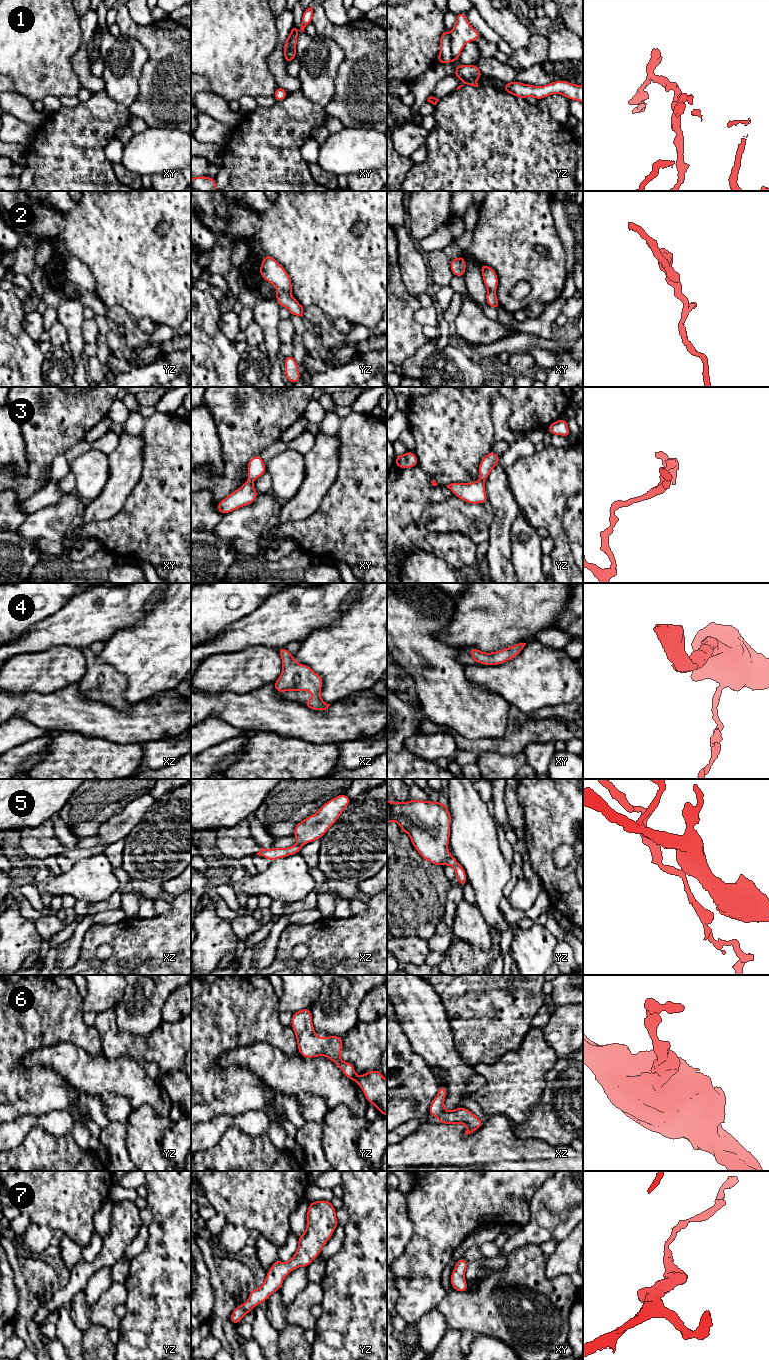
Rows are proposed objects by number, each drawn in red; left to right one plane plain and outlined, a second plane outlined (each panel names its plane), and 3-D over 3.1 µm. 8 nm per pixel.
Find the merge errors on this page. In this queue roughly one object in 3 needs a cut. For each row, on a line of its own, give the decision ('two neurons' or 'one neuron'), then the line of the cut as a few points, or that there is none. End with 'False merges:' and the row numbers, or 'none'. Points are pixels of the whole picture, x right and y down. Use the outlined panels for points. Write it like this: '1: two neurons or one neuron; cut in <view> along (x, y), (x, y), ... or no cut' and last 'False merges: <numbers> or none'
1: two neurons; cut in yz along (449, 34), (452, 60)
2: one neuron; no cut
3: one neuron; no cut
4: one neuron; no cut
5: two neurons; cut in xz along (291, 846), (295, 851), (300, 847)
6: one neuron; no cut
7: one neuron; no cut
False merges: 1, 5

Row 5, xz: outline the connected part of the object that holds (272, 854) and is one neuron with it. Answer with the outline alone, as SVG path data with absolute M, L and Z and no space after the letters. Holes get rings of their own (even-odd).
M292 846L287 847L287 848L271 848L271 849L261 848L261 850L256 855L260 855L270 860L271 862L273 862L276 859L284 858L290 855L300 853L300 851L301 851L301 847L299 848L298 852L295 852L292 849Z

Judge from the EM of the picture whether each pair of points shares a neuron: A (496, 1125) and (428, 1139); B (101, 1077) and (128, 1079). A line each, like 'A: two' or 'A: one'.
A: one
B: one

